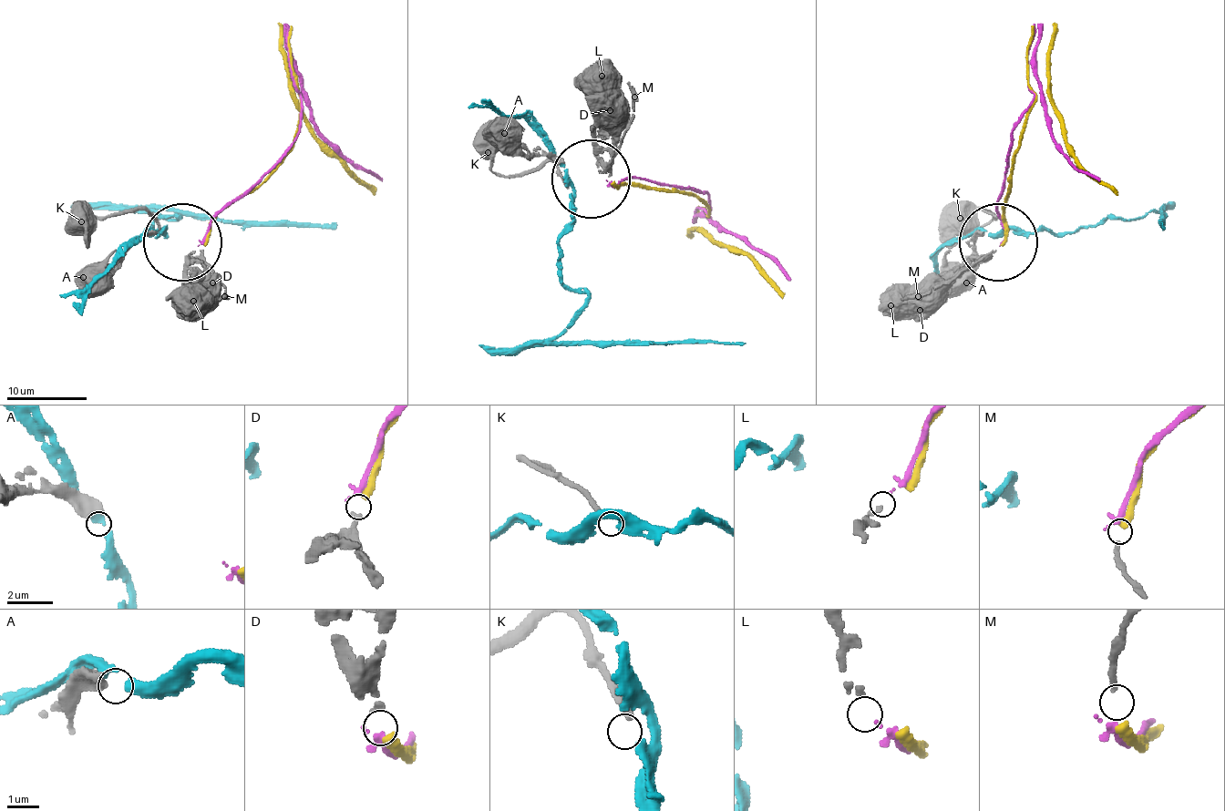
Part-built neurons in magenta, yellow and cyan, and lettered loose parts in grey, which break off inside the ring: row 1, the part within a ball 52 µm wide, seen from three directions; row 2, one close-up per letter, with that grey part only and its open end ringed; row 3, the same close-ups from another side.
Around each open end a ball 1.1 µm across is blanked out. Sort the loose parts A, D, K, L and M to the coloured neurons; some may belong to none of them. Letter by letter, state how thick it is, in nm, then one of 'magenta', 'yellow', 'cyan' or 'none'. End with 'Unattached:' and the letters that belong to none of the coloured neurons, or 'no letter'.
A: 500 nm thick; none
D: 150 nm thick; yellow
K: 240 nm thick; none
L: 150 nm thick; magenta
M: 170 nm thick; none
Unattached: A, K, M

